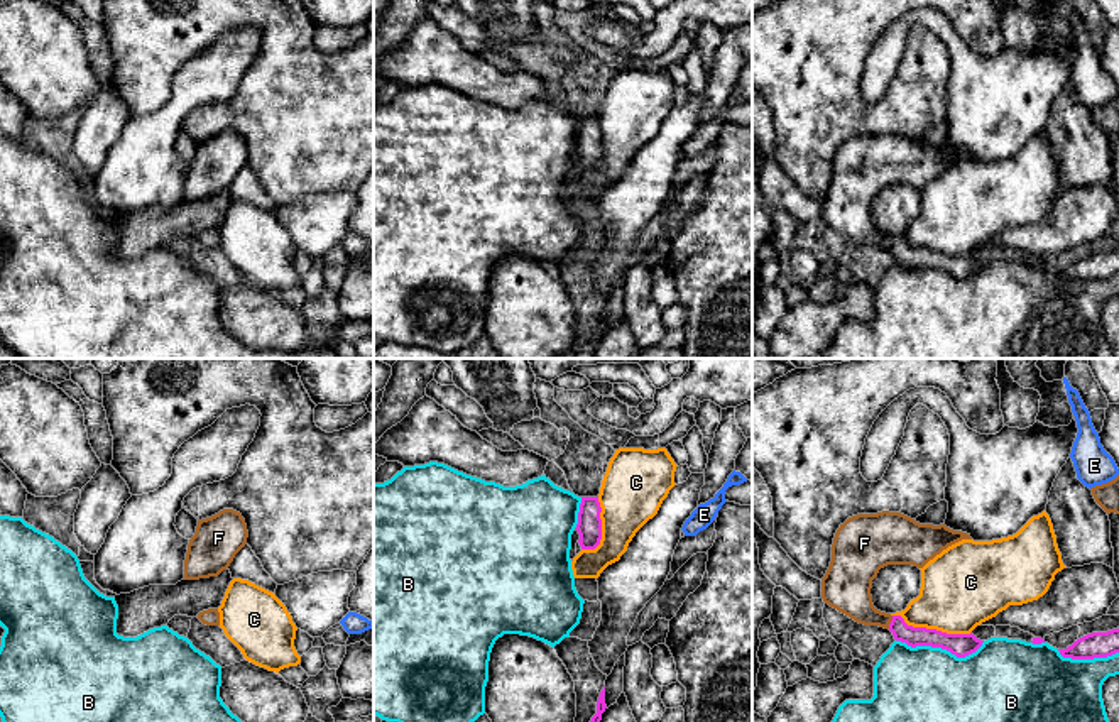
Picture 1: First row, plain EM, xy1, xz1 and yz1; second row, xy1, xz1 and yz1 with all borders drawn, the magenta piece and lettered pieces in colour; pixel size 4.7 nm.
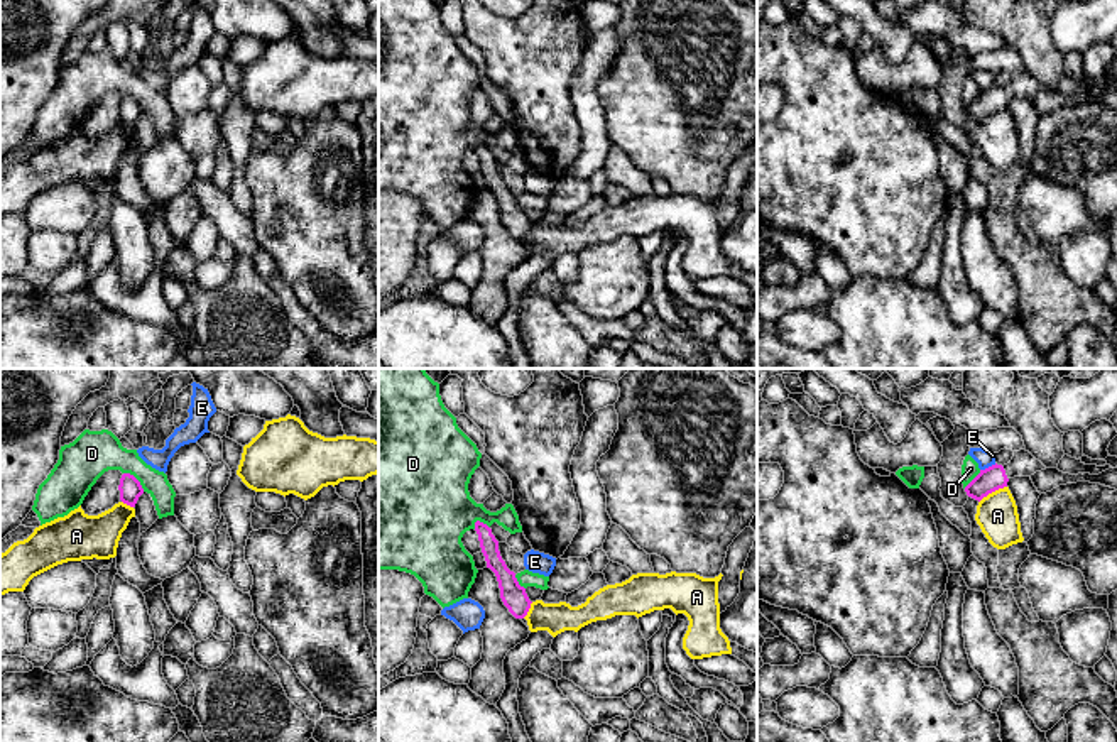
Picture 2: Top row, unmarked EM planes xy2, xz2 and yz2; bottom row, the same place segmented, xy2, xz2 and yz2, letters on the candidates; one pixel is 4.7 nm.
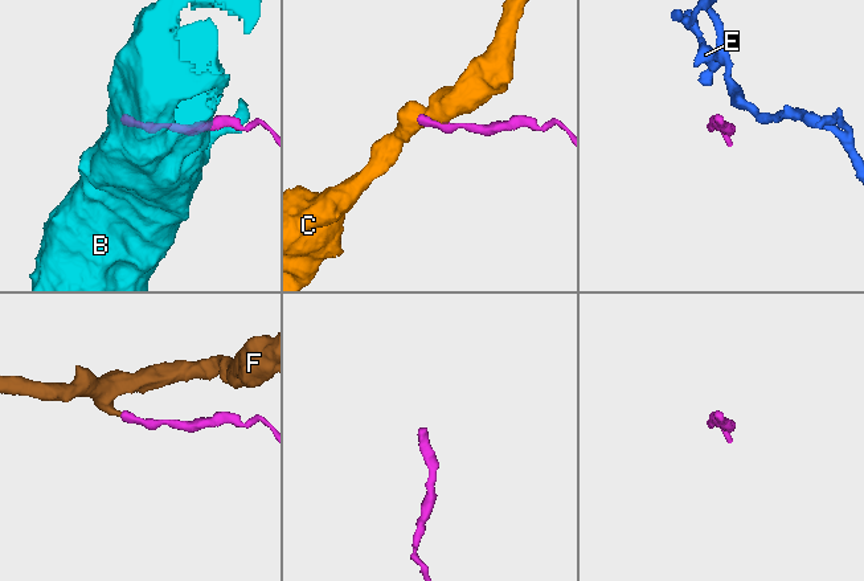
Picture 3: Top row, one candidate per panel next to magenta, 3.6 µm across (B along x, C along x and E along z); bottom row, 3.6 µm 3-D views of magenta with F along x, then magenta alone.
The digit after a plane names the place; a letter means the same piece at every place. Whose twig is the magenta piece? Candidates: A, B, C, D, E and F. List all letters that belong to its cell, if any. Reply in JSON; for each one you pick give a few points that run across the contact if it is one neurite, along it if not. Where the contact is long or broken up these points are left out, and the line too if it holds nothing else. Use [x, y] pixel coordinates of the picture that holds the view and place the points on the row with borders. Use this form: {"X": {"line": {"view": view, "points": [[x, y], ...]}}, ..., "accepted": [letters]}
{"accepted": ["F"]}

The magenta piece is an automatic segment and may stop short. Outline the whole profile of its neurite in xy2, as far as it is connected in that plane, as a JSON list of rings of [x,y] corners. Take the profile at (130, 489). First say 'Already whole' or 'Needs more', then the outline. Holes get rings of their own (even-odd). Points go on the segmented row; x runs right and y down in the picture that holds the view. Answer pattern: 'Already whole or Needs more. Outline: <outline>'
Already whole. Outline: [[[130,473],[122,475],[118,490],[120,500],[130,507],[135,507],[139,497],[144,494],[140,482]]]

